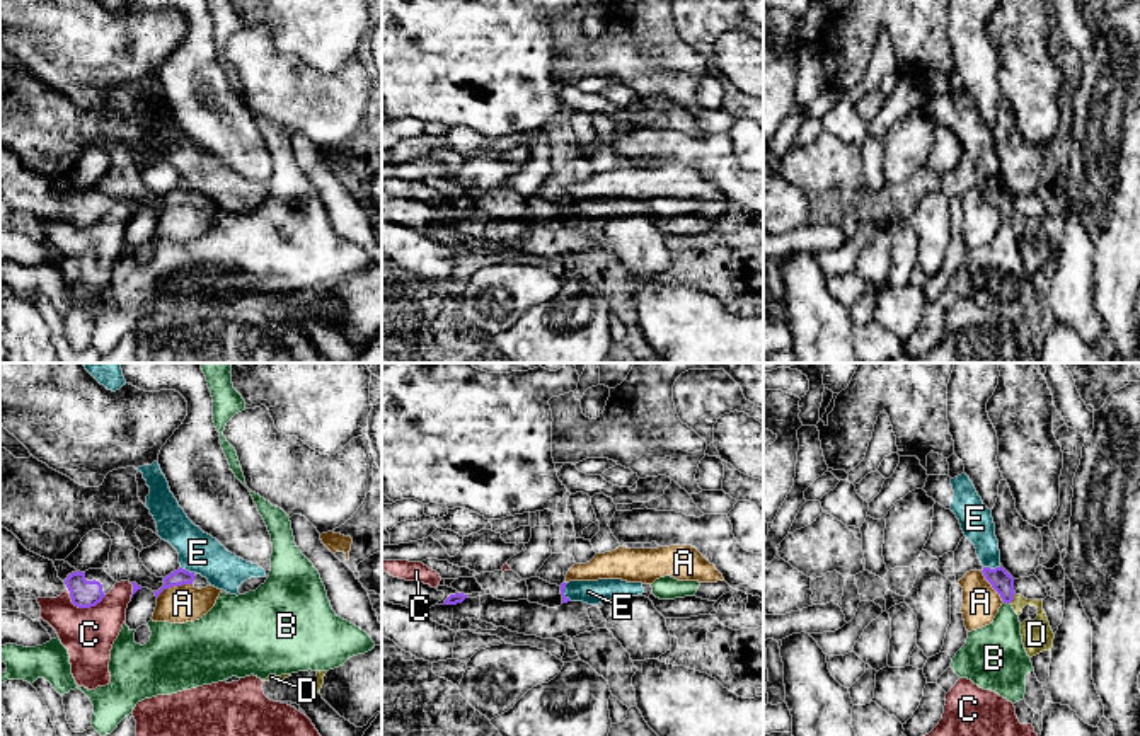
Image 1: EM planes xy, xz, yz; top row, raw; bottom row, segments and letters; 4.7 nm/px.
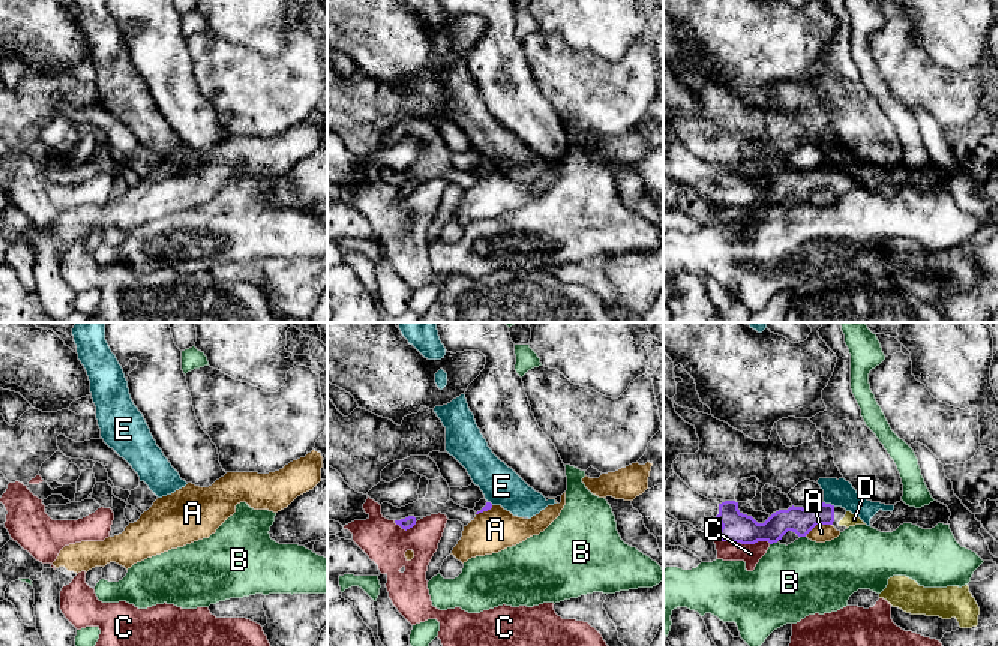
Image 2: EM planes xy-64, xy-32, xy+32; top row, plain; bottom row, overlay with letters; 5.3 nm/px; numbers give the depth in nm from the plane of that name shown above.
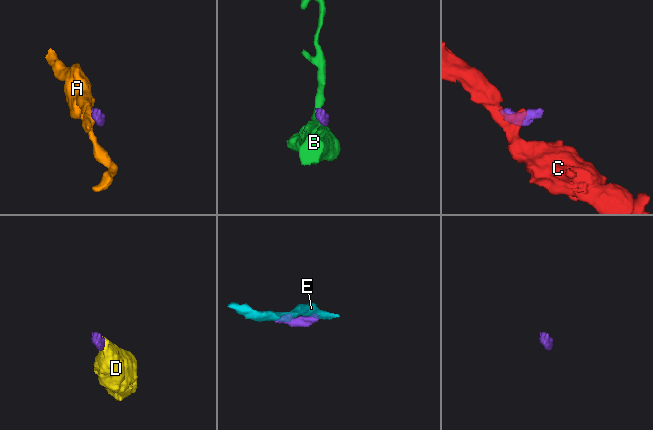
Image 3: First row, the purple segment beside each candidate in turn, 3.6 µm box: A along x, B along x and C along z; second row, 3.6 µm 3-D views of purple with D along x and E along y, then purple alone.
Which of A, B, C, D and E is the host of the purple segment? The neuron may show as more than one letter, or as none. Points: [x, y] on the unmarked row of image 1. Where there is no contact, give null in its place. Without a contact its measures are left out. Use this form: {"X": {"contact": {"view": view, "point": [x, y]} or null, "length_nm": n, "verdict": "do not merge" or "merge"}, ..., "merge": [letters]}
{"A": {"contact": {"view": "xy", "point": [172, 203]}, "length_nm": 180, "verdict": "do not merge"}, "B": {"contact": {"view": "yz", "point": [1007, 220]}, "length_nm": 30, "verdict": "do not merge"}, "C": {"contact": {"view": "xy", "point": [84, 225]}, "length_nm": 190, "verdict": "do not merge"}, "D": {"contact": {"view": "yz", "point": [1013, 217]}, "length_nm": 50, "verdict": "merge"}, "E": {"contact": {"view": "yz", "point": [992, 188]}, "length_nm": 80, "verdict": "do not merge"}, "merge": ["D"]}

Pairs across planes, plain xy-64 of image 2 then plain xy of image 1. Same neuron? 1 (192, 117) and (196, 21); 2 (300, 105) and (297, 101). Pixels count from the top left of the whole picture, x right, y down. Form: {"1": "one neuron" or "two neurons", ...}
{"1": "one neuron", "2": "one neuron"}

